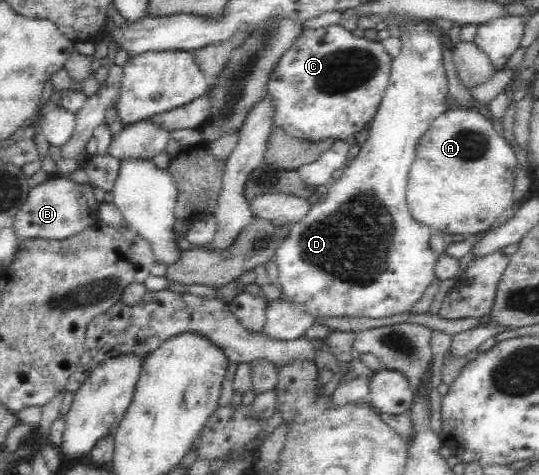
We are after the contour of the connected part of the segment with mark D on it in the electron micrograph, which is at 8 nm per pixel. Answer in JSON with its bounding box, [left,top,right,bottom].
[264,20,449,338]

